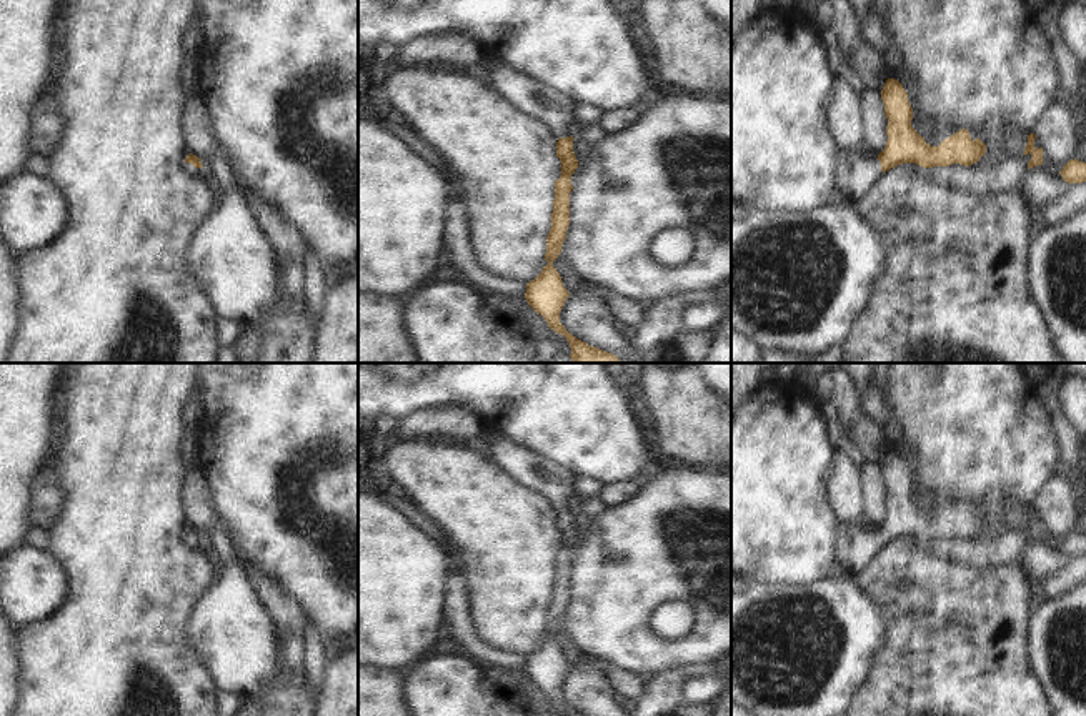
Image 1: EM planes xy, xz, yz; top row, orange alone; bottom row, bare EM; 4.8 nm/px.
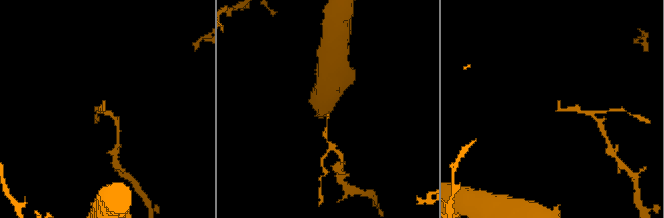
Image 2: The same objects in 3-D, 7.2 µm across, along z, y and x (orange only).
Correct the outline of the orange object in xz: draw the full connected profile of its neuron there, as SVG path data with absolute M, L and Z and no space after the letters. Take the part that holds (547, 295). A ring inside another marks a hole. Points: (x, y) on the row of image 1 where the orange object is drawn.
M488 58L491 62L486 72L490 88L508 100L520 112L535 117L546 123L550 130L558 137L556 157L561 162L561 175L555 181L555 200L551 213L551 228L546 236L548 261L541 273L526 283L525 298L528 305L541 315L548 326L563 335L570 343L573 363L620 363L618 356L590 346L578 340L560 323L560 311L570 296L563 286L561 276L553 266L553 261L561 253L566 230L570 225L570 193L573 190L571 175L578 168L578 160L573 152L573 98L558 93L531 77L525 77L513 68Z

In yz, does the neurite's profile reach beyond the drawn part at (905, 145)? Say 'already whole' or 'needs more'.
needs more

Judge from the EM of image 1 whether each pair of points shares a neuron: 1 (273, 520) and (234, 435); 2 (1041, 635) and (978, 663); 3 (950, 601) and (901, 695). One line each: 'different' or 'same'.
1: same
2: different
3: same

